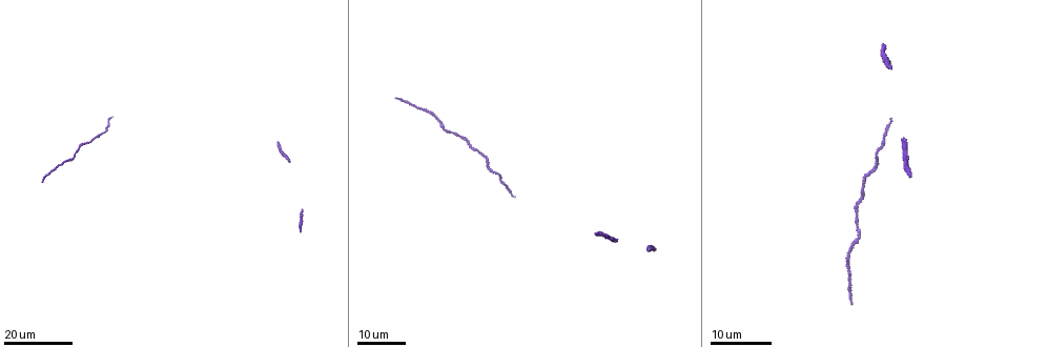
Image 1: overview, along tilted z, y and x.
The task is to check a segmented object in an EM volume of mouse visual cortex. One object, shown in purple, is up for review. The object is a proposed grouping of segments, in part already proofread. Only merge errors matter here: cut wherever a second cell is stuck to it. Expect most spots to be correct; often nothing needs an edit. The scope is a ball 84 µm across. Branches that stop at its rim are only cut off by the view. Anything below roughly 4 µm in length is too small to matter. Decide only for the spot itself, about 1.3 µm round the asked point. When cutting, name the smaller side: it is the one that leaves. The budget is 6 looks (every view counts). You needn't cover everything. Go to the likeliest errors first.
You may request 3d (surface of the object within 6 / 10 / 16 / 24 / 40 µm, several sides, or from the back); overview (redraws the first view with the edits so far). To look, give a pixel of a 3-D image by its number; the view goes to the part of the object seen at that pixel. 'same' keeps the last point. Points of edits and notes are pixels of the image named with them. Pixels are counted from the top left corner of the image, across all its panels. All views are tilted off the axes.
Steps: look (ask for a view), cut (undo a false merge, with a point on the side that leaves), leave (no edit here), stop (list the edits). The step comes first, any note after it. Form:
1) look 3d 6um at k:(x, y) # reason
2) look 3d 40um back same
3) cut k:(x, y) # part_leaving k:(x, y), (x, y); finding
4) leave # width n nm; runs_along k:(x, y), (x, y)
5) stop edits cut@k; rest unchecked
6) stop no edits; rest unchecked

look 3d 24um at 1:(442, 122) # sudden change in width

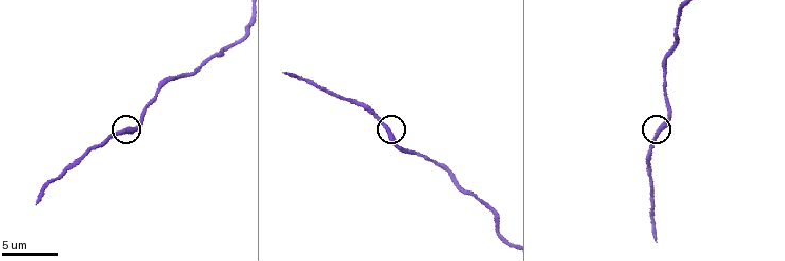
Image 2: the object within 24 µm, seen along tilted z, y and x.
look 3d 6um at 2:(388, 129) # closer look

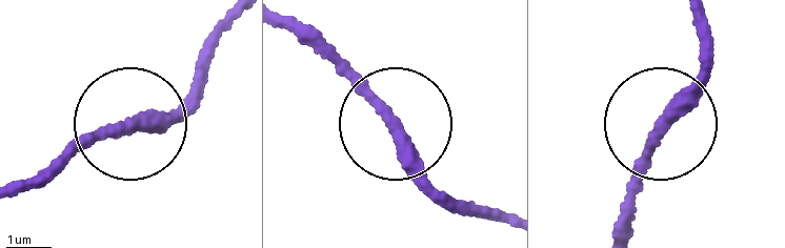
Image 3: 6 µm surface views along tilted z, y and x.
leave # runs_along 3:(696, 17), (701, 69), (642, 152), (623, 233); one cell here

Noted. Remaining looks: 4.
look 3d 10um at 2:(664, 72) # thick turns thin

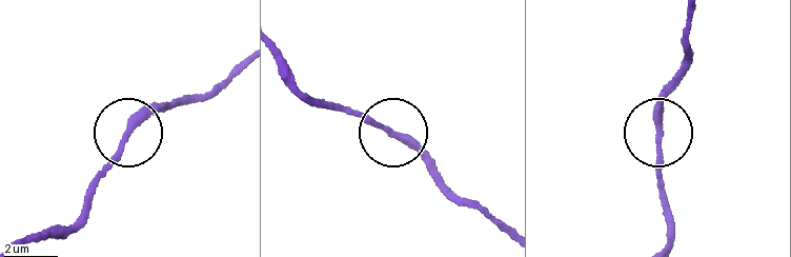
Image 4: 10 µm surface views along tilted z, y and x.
look 3d 10um back at 4:(394, 133) # other side

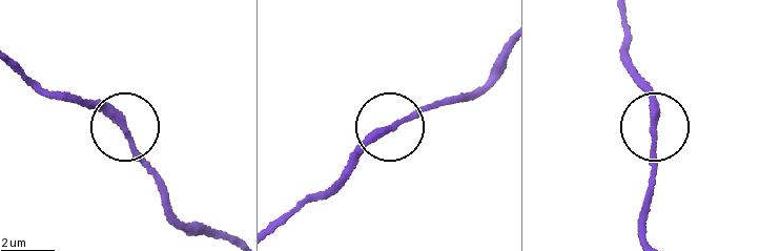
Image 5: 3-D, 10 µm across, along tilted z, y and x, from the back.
leave # runs_along 5:(276, 223), (333, 187), (350, 161), (384, 131), (443, 102); one cell here

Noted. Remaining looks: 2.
look 3d 16um at 1:(877, 155)

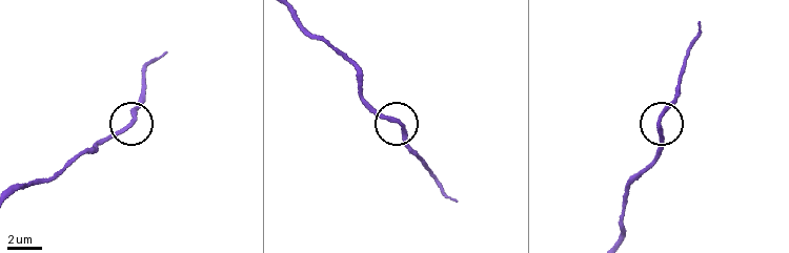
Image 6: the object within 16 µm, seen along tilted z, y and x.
look 3d 10um at 6:(131, 122) # zoom in

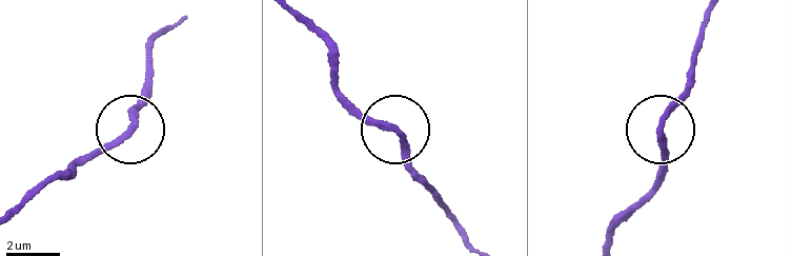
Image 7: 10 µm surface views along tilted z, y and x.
leave # runs_along 7:(401, 132), (421, 183); all the same cell

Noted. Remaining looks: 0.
stop no edits; rest unchecked

